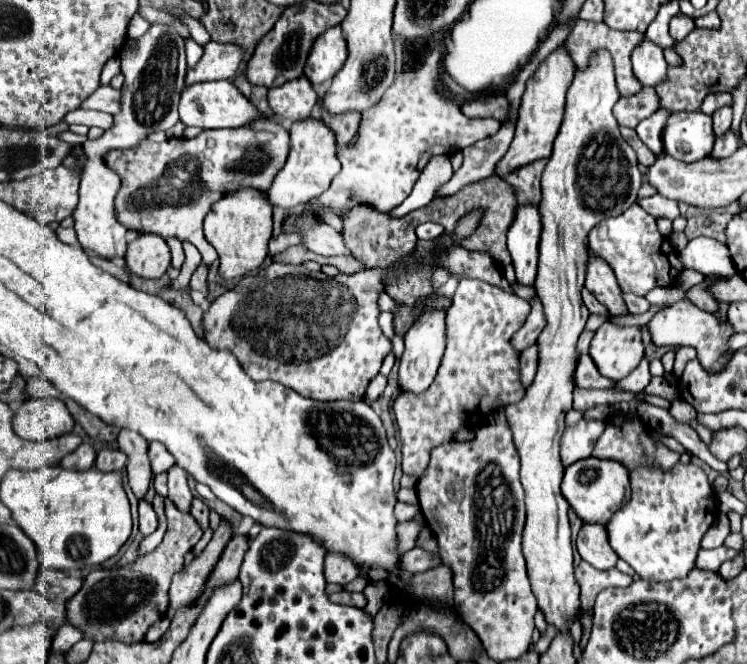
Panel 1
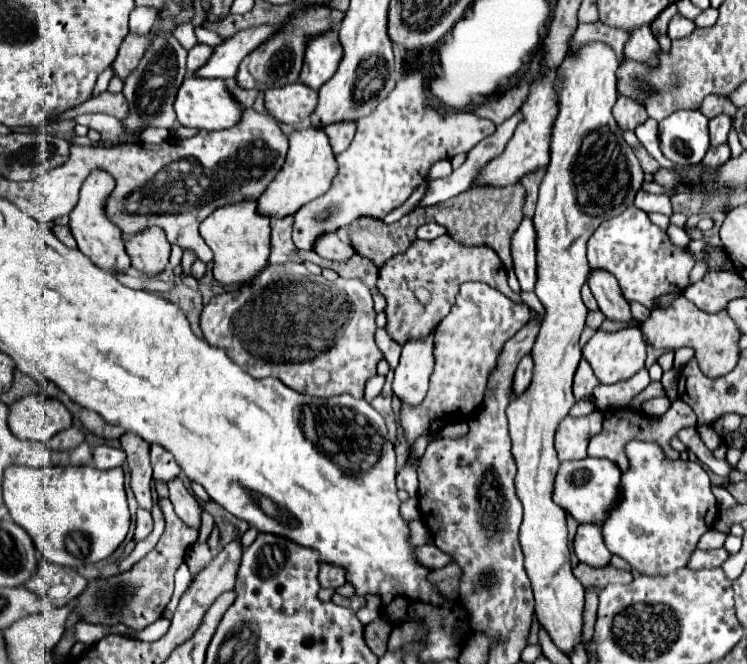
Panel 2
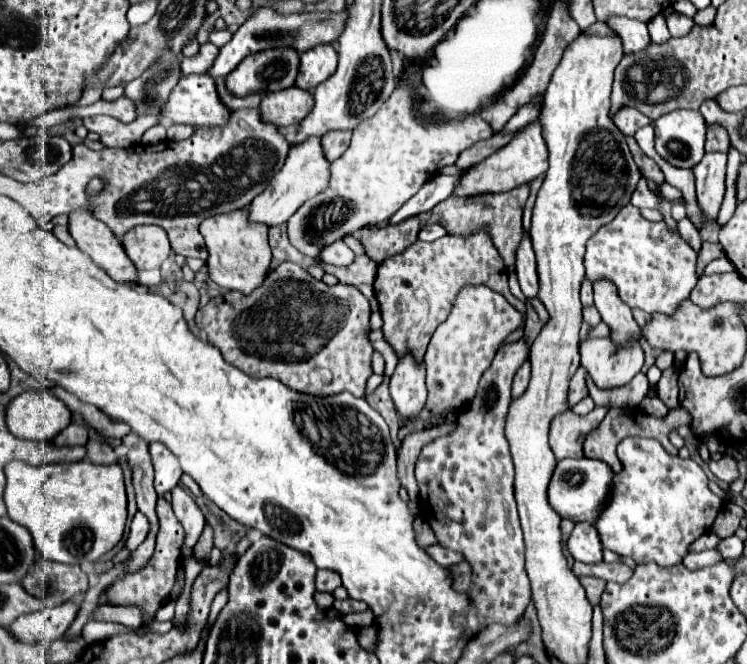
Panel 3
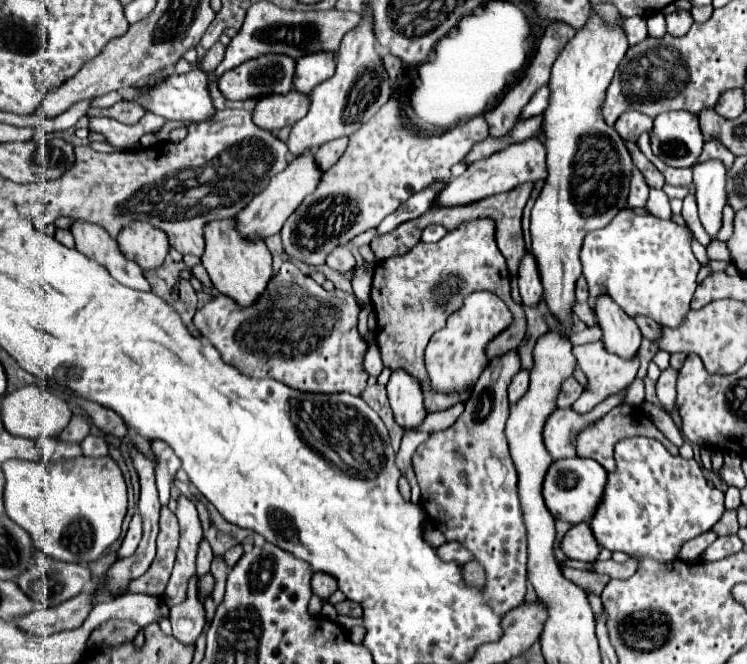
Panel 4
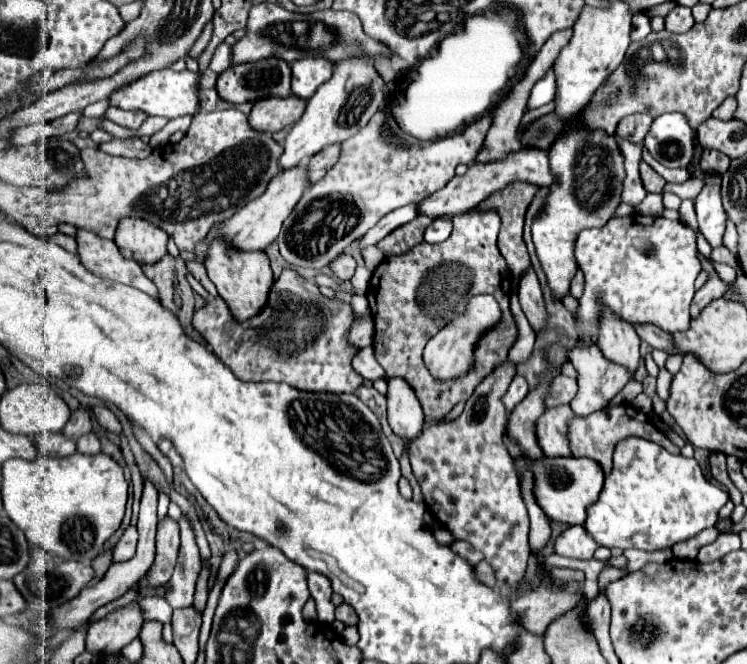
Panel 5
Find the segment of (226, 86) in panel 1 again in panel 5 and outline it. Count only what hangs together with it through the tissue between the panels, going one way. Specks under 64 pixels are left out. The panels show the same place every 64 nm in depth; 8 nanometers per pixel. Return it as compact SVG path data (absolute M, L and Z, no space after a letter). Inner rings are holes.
M170 68L150 72L144 78L112 92L110 104L124 108L124 110L142 110L148 116L164 116L164 118L178 118L178 116L194 116L200 112L200 98L198 98L198 82L200 72L174 72Z

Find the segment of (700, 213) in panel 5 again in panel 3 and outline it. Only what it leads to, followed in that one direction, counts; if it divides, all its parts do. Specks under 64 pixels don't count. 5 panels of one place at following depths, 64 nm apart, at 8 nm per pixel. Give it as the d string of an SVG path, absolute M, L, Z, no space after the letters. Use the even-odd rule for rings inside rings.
M708 152L700 164L696 164L696 194L698 204L708 220L716 220L718 208L724 198L724 176L726 176L726 154Z

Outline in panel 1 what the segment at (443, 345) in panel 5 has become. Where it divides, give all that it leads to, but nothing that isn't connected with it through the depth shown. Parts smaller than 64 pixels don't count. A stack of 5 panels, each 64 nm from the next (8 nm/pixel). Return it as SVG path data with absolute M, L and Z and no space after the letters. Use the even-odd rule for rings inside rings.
M460 280L446 318L446 354L434 382L420 396L412 396L412 392L400 392L400 396L392 402L392 412L402 442L402 472L406 476L412 476L416 480L424 476L432 448L454 442L460 430L480 426L492 412L496 412L496 408L518 402L526 394L526 388L520 380L520 352L516 352L516 348L512 346L512 334L516 334L524 324L528 310L530 304L524 298L502 290L500 286L492 286L482 280Z

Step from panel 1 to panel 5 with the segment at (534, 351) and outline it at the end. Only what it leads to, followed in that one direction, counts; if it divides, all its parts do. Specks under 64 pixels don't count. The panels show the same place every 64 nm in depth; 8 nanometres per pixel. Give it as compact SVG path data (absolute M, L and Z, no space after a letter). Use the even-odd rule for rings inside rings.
M514 376L508 392L506 392L504 398L502 398L506 410L512 412L512 408L514 408L526 394L528 394L528 382L526 382L526 378L524 378L524 376Z

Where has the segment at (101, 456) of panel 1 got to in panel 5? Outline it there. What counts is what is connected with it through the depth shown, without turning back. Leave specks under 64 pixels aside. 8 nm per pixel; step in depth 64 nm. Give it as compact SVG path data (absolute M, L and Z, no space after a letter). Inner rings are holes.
M92 432L82 436L82 438L78 438L76 446L78 446L78 452L82 452L82 454L98 454L98 452L102 452L98 436L92 434Z

